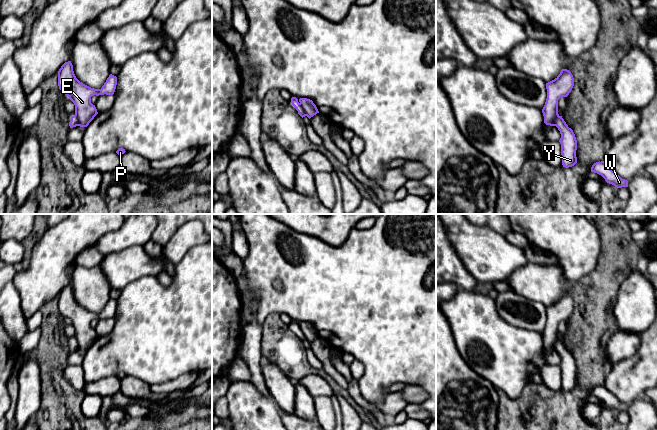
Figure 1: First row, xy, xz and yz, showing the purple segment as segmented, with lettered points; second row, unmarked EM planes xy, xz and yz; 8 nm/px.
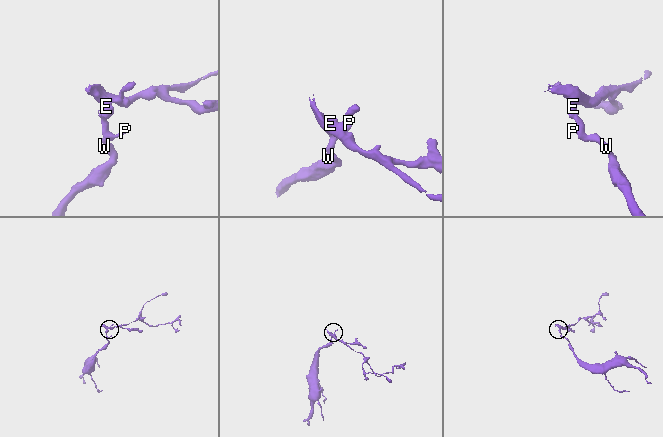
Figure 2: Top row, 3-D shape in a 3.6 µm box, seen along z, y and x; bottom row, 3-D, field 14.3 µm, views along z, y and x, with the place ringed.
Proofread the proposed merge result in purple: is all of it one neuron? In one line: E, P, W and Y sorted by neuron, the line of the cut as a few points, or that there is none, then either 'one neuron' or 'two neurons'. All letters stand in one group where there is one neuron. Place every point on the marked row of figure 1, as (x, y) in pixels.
E / P W Y; cut in xz along (299, 103), (306, 115); two neurons

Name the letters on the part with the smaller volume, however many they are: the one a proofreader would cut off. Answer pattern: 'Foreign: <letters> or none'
Foreign: E

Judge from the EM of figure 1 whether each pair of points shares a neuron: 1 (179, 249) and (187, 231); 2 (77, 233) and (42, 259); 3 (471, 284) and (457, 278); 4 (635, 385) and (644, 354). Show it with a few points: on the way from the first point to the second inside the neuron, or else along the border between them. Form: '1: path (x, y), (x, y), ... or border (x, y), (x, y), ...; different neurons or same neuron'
1: path (179, 245), (187, 235); same neuron
2: path (68, 238), (51, 255); same neuron
3: path (468, 282), (460, 278); same neuron
4: path (635, 377), (644, 368), (644, 362); same neuron

